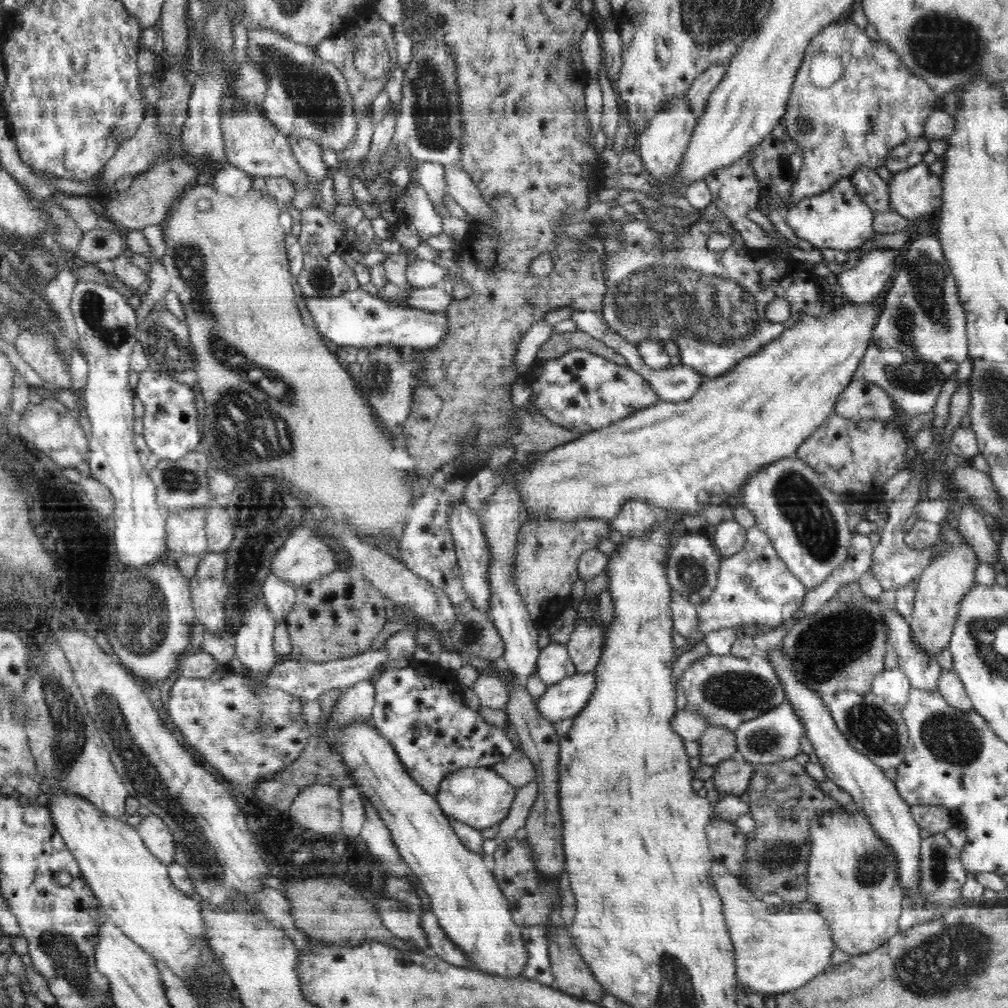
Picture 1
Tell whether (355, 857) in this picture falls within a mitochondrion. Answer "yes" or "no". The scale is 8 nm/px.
no

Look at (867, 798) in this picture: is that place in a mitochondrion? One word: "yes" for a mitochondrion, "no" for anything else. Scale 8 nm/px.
no

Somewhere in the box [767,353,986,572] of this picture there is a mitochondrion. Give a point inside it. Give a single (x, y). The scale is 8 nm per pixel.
(798, 501)

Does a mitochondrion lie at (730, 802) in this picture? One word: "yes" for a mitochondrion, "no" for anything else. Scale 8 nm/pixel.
no

